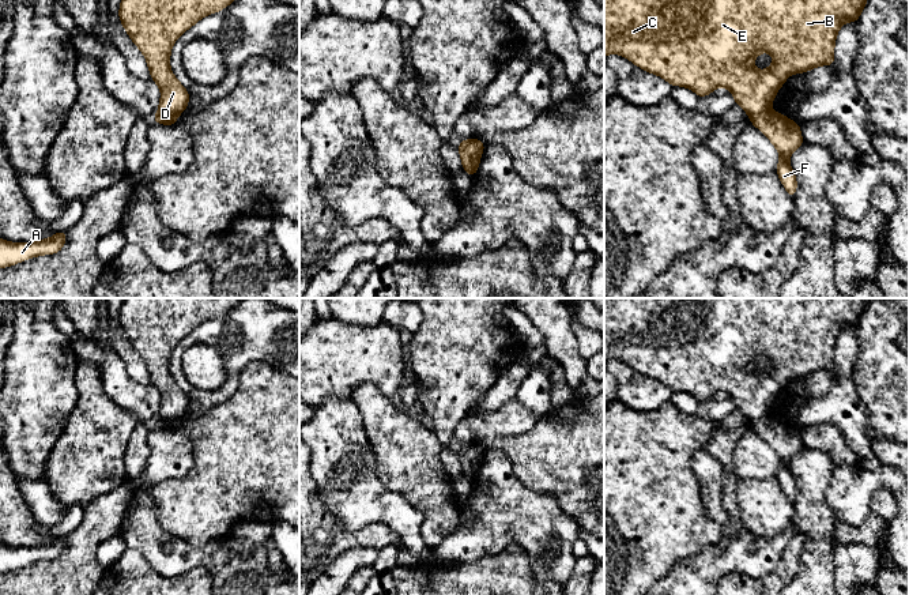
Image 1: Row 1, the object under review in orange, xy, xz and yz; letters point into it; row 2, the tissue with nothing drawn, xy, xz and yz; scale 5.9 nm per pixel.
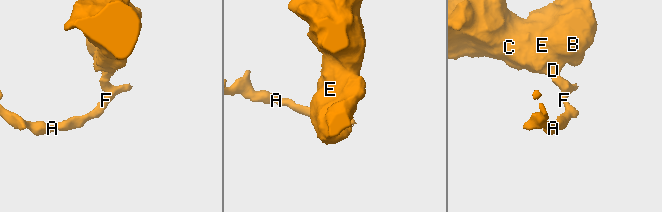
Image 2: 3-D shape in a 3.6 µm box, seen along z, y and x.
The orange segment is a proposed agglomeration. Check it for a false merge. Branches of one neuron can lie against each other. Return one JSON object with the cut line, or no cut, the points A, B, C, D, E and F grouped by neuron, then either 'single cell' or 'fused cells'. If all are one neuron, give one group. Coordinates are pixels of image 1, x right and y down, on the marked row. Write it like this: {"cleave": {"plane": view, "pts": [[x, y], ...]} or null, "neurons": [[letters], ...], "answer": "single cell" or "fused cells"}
{"cleave": {"plane": "yz", "pts": [[769, 109], [750, 117]]}, "neurons": [["A", "F"], ["B", "C", "D", "E"]], "answer": "fused cells"}

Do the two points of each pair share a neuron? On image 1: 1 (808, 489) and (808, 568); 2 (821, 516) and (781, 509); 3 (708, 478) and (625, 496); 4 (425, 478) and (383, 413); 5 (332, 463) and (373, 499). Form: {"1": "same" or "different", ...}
{"1": "same", "2": "different", "3": "different", "4": "same", "5": "same"}

